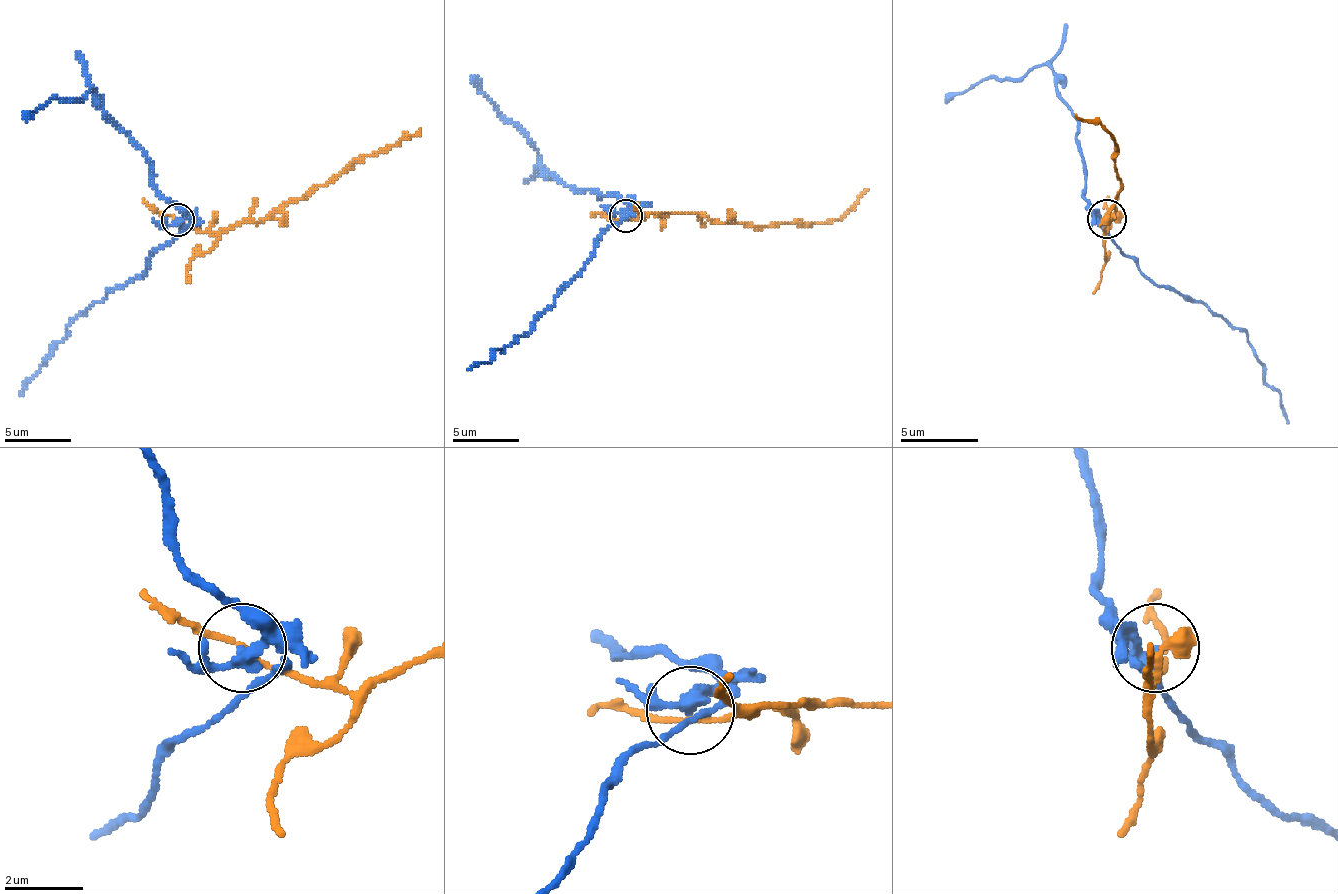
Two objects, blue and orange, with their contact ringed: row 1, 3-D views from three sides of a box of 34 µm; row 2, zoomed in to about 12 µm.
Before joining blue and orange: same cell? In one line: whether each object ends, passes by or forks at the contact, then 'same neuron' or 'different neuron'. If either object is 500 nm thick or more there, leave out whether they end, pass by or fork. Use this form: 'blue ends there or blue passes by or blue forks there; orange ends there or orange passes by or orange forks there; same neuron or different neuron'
blue passes by; orange passes by; different neuron

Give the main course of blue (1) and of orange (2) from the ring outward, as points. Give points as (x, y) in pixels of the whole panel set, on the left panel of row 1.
1: (176, 219), (180, 232), (150, 255), (143, 275), (80, 315), (20, 395)
2: (176, 219), (203, 232), (226, 232), (256, 222), (306, 199), (366, 155), (390, 149), (420, 129)

